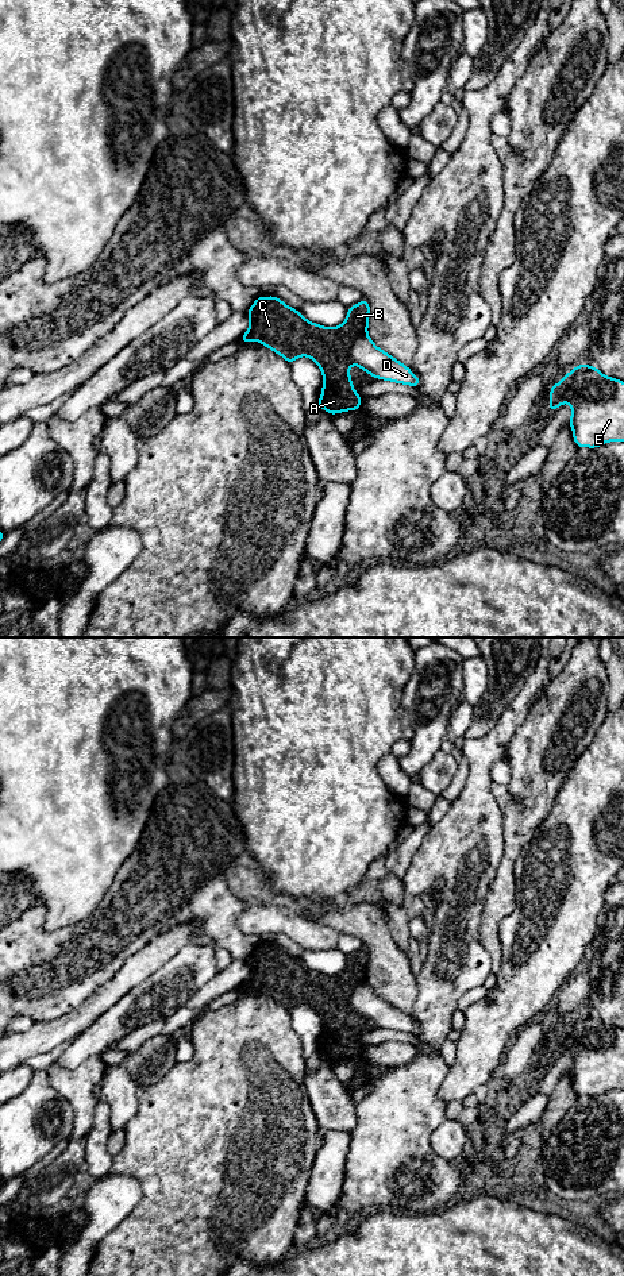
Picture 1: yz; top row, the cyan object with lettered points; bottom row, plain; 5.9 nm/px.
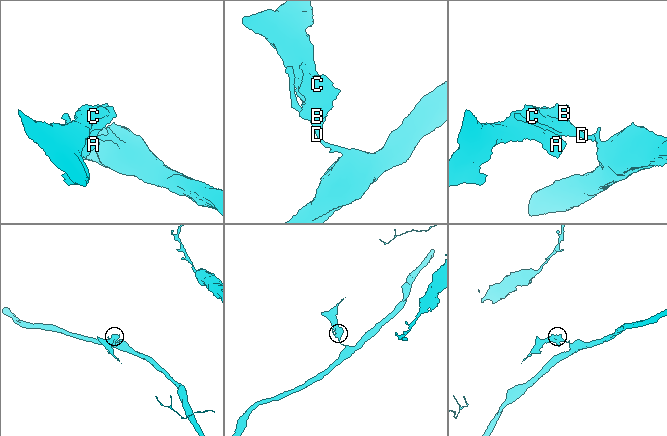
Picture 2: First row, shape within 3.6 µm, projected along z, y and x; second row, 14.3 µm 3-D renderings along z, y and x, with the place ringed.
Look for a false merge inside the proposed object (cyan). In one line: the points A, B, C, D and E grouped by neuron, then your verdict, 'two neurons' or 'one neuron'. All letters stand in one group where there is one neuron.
groups A B C / D E; two neurons

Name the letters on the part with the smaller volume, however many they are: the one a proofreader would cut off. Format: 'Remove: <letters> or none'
Remove: A, B, C

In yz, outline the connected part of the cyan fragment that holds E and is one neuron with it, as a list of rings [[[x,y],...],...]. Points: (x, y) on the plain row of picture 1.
[[[581,1011],[556,1033],[550,1034],[550,1045],[551,1061],[565,1051],[570,1052],[571,1065],[567,1071],[578,1096],[597,1096],[609,1090],[624,1090],[624,1029],[604,1024],[596,1014]]]

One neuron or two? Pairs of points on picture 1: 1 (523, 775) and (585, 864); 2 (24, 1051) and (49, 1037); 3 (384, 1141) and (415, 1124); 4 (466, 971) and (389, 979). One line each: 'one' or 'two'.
1: two
2: one
3: one
4: two

